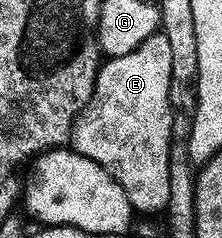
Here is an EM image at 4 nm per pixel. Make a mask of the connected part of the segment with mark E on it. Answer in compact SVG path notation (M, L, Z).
M164 32L150 35L130 55L107 58L101 64L92 97L76 117L72 128L71 148L94 159L126 191L133 210L156 213L167 210L170 199L170 149L172 109L170 101L170 44Z

